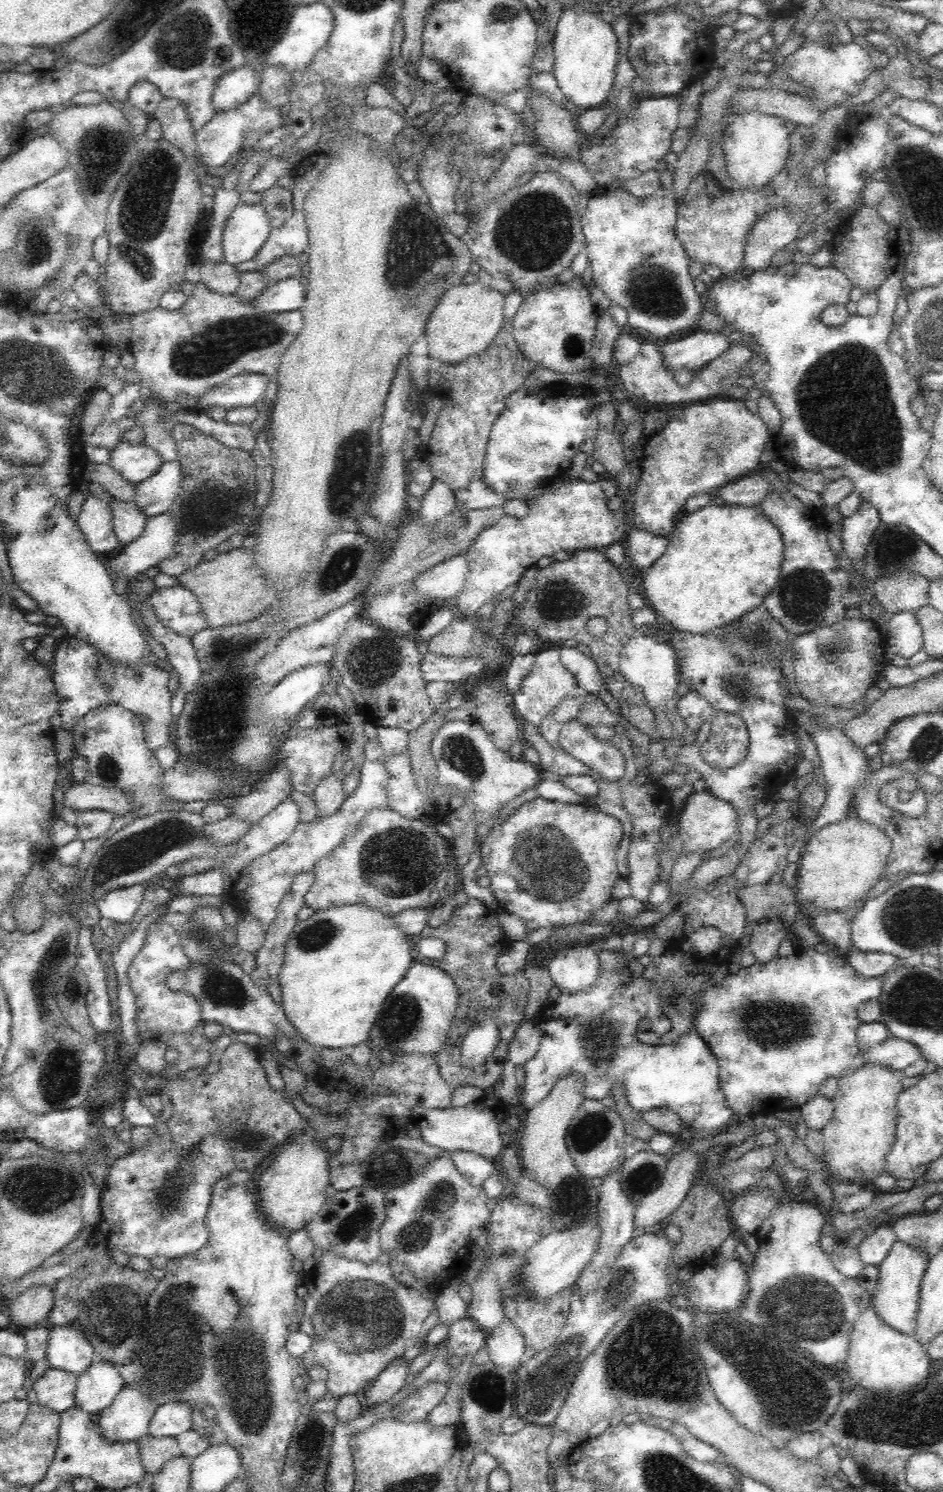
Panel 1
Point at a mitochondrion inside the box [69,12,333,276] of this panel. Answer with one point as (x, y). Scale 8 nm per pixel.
(183, 47)

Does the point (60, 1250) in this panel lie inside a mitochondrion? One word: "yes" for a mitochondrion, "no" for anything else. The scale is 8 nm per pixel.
no

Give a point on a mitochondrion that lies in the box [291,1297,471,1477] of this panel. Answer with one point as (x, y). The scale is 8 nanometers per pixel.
(311, 1439)

